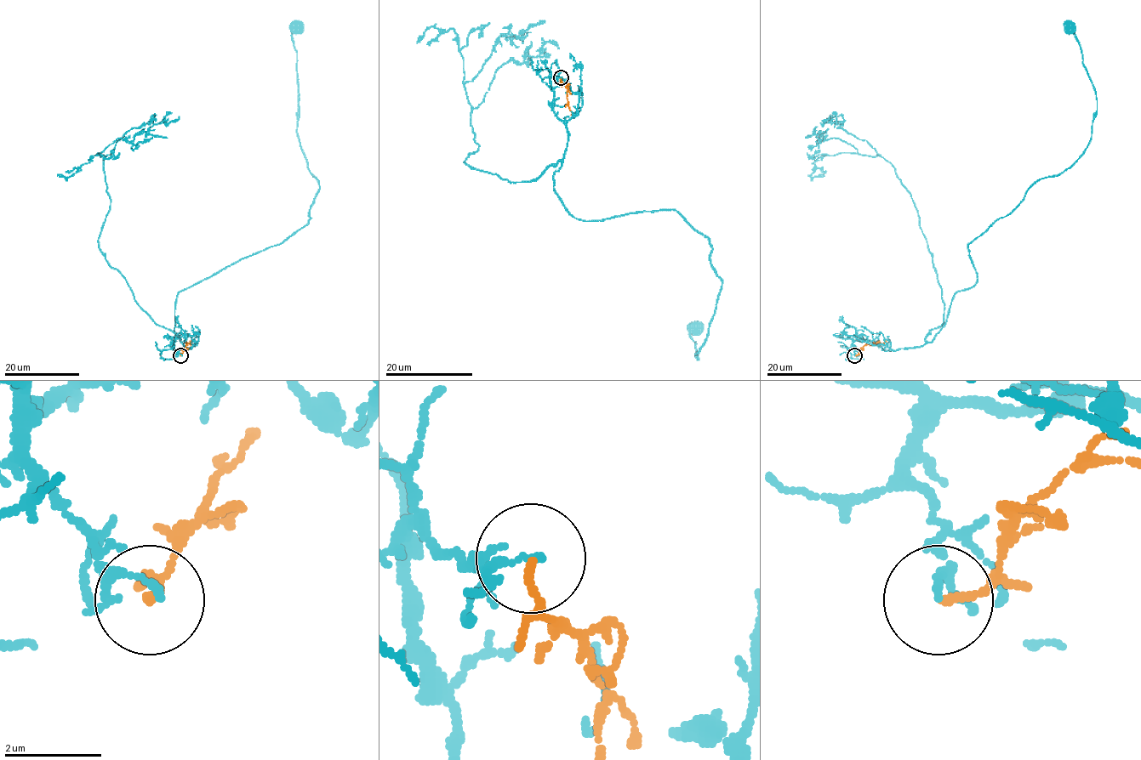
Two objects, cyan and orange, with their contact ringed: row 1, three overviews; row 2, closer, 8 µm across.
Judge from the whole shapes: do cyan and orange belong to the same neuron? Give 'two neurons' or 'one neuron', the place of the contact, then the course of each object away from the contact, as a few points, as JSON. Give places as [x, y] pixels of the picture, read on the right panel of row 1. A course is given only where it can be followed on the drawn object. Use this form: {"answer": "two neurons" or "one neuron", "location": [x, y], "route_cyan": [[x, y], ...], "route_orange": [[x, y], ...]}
{"answer": "two neurons", "location": [854, 355], "route_cyan": [[854, 355], [855, 341], [930, 343], [978, 280], [967, 246], [1090, 139], [1096, 91], [1068, 29]], "route_orange": [[854, 355], [864, 345], [883, 343], [886, 341]]}

